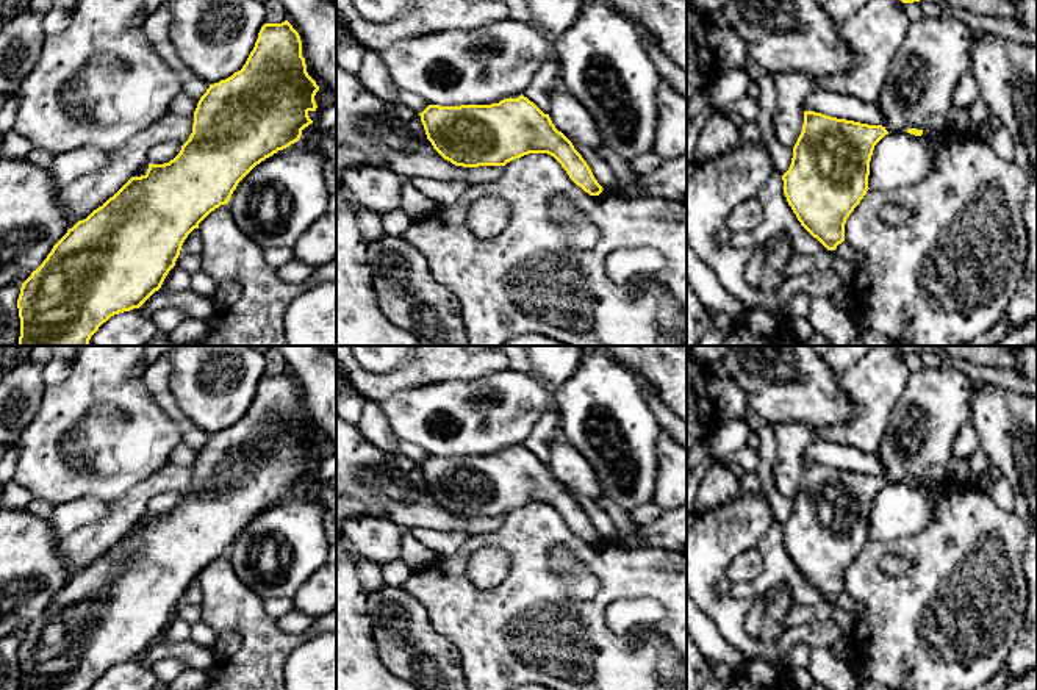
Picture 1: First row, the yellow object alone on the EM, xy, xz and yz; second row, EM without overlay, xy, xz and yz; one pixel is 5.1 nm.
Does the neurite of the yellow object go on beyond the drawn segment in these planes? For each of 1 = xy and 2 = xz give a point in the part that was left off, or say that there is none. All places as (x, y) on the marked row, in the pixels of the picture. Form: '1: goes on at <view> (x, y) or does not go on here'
1: does not go on here
2: does not go on here

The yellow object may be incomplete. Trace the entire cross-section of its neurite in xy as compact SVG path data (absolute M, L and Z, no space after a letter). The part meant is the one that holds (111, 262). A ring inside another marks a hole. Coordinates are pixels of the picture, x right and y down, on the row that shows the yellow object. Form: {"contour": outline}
{"contour": "M285 20L282 23L264 23L258 33L253 50L250 52L246 64L241 70L231 77L210 84L206 92L200 97L194 111L192 133L189 139L181 146L180 153L164 164L149 164L149 169L141 177L131 177L113 197L109 197L102 207L94 210L86 219L78 221L67 233L53 246L52 252L42 261L42 264L31 272L31 275L22 283L17 299L19 318L20 318L20 336L17 346L88 346L91 336L99 327L111 316L139 308L155 291L158 291L175 266L181 246L188 235L199 228L199 224L216 208L228 203L238 183L261 161L272 156L278 150L297 142L302 136L302 130L313 124L308 113L316 111L318 105L314 95L319 91L316 81L308 75L305 58L302 56L302 41L292 25Z"}

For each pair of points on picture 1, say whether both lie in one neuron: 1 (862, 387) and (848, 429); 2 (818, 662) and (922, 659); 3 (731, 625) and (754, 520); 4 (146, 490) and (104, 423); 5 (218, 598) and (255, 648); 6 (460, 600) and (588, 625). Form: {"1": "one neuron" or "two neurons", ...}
{"1": "one neuron", "2": "two neurons", "3": "one neuron", "4": "two neurons", "5": "one neuron", "6": "one neuron"}

